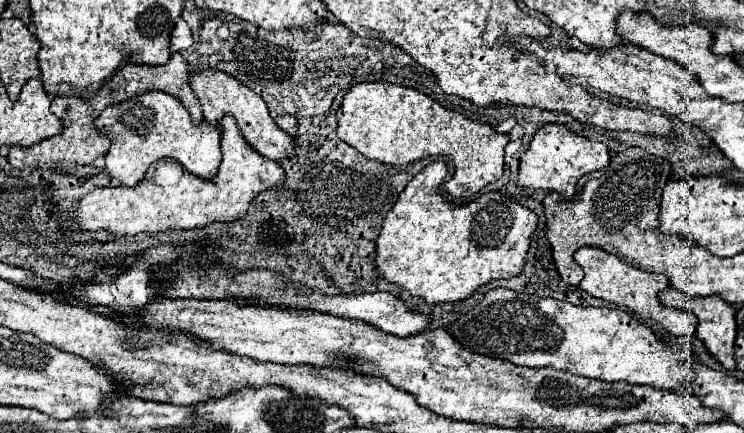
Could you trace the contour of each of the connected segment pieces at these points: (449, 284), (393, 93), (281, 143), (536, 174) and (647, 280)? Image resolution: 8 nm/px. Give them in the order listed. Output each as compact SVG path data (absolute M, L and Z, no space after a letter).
M442 160L426 166L420 174L416 174L400 194L394 208L388 212L376 242L376 270L380 276L400 284L412 296L422 296L428 304L458 302L472 296L480 286L492 280L518 276L526 262L530 238L538 222L538 216L532 210L500 192L480 194L476 200L464 206L452 204L444 188L446 174L448 168Z
M390 82L358 84L344 94L338 138L354 146L366 158L384 164L408 164L428 156L452 160L456 172L454 178L448 180L448 192L456 198L470 198L502 176L504 146L510 142L508 134L496 132L490 124L470 120L414 88Z
M190 70L190 86L200 98L202 112L208 122L220 122L224 114L232 114L238 120L244 138L250 142L250 146L256 152L276 162L282 162L284 158L290 158L294 154L294 142L284 130L280 130L274 124L274 120L268 114L266 102L254 90L240 84L234 76L228 76L226 72L220 72L220 70Z
M544 124L534 140L530 142L530 148L520 156L520 174L518 174L518 186L534 188L534 190L546 190L546 192L560 192L562 196L570 198L576 194L578 180L594 170L600 170L608 166L610 152L606 144L598 140L582 138L574 132L570 132L562 124Z
M584 246L584 248L576 250L574 260L584 270L584 278L580 282L580 288L584 292L592 294L594 298L612 302L616 306L624 306L640 318L650 318L674 336L690 336L696 332L696 328L698 328L698 316L696 314L686 312L686 310L678 310L678 308L666 308L664 304L660 304L658 292L670 284L664 274L634 268L634 266L626 264L624 260L620 260L618 256L608 254L602 248L594 248L594 246Z

